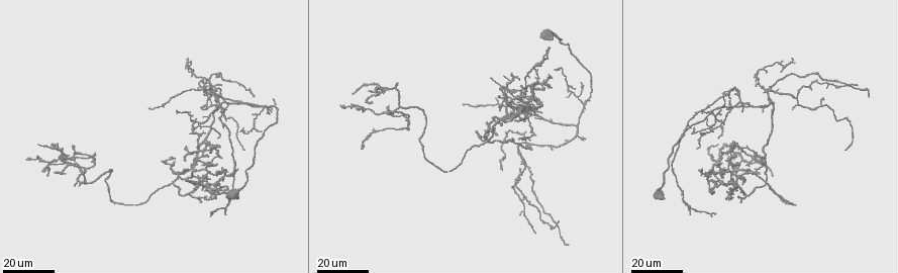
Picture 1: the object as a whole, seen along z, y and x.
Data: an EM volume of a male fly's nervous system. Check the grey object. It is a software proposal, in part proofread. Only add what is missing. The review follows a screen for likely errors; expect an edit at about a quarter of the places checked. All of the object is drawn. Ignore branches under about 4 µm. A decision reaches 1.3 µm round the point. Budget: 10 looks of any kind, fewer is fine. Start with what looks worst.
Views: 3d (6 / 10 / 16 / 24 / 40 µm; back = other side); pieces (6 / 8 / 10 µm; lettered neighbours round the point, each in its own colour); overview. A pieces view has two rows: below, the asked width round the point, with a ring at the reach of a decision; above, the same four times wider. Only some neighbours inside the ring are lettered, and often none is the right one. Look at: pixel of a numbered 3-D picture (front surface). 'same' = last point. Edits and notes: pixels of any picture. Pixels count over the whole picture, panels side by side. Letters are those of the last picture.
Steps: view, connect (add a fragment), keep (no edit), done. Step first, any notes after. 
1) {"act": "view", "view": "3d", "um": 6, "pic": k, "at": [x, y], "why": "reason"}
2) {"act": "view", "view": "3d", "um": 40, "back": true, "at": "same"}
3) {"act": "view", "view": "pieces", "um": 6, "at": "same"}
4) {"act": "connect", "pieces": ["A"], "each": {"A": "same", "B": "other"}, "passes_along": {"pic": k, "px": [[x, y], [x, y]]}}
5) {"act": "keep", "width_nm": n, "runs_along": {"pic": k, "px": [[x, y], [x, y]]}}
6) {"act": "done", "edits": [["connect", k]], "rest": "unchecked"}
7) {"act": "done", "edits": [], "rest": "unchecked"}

{"act": "view", "view": "3d", "um": 24, "pic": 1, "at": [149, 108], "why": "long arm stops here"}

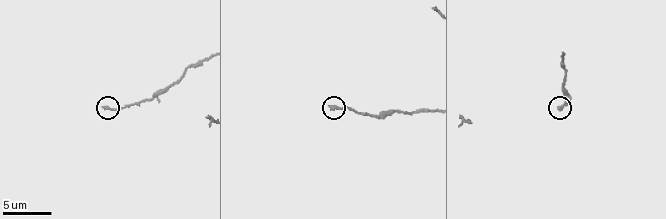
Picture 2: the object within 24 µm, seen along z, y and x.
{"act": "view", "view": "3d", "um": 6, "pic": 2, "at": [331, 107]}

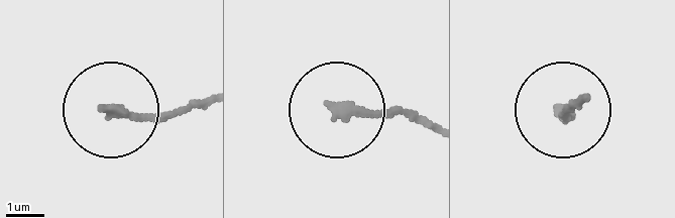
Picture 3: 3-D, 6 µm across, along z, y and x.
{"act": "view", "view": "pieces", "um": 10, "pic": 3, "at": [109, 108]}

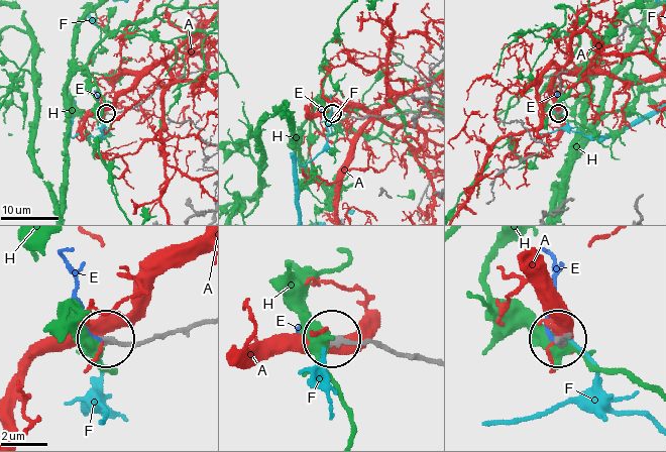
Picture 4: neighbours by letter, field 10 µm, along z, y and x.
{"act": "connect", "pieces": ["E"], "each": {"A": "other", "E": "same", "F": "other", "H": "other"}, "found": "it goes on there"}

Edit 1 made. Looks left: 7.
{"act": "view", "view": "3d", "um": 16, "pic": 1, "at": [489, 77], "why": "branch stops here"}

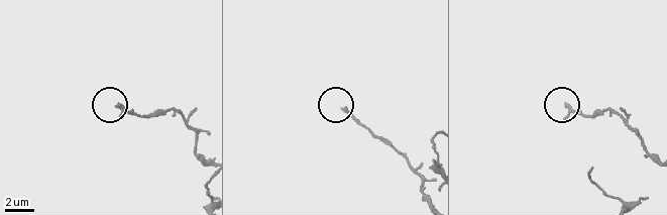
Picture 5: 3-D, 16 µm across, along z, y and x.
{"act": "view", "view": "pieces", "um": 6, "pic": 5, "at": [565, 105]}

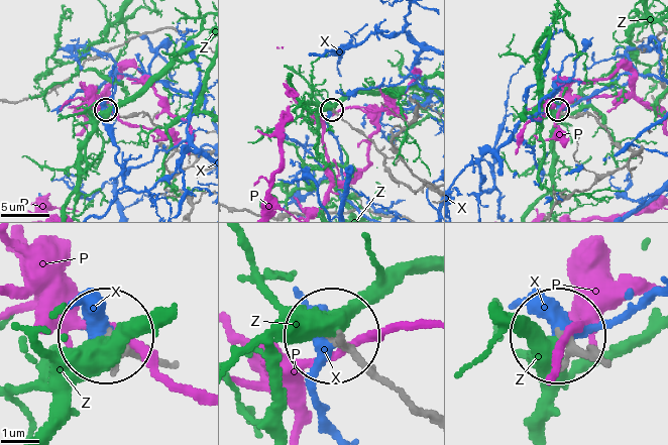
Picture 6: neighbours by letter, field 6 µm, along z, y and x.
{"act": "keep", "each": {"P": "other", "X": "other", "Z": "other"}, "found": "no lettered fragment goes on from it"}

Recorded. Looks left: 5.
{"act": "view", "view": "3d", "um": 24, "pic": 1, "at": [217, 170], "why": "an open end"}

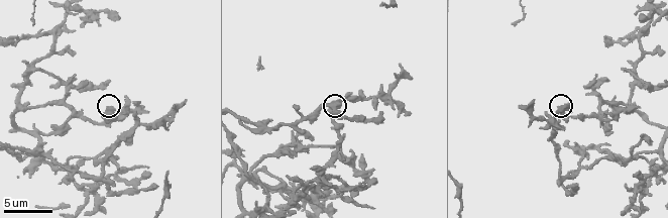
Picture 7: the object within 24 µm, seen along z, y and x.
{"act": "view", "view": "pieces", "um": 10, "pic": 7, "at": [112, 108], "why": "what lies round it"}

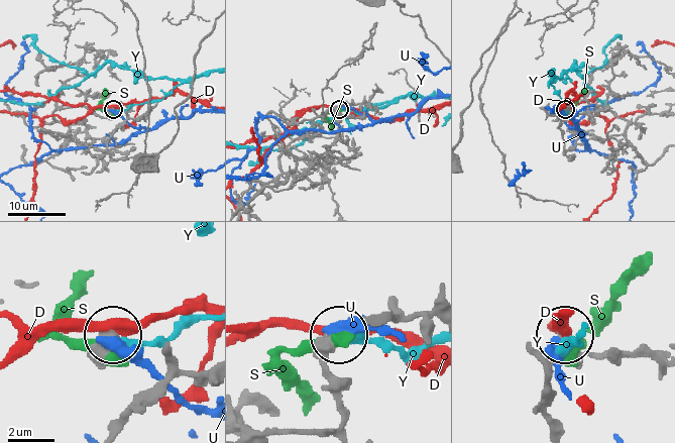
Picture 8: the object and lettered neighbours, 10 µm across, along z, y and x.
{"act": "keep", "width_nm": 420, "each": {"D": "other", "S": "other", "U": "other", "Y": "other"}, "found": "no lettered fragment goes on from it"}

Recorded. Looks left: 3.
{"act": "view", "view": "3d", "um": 16, "pic": 1, "at": [202, 191]}

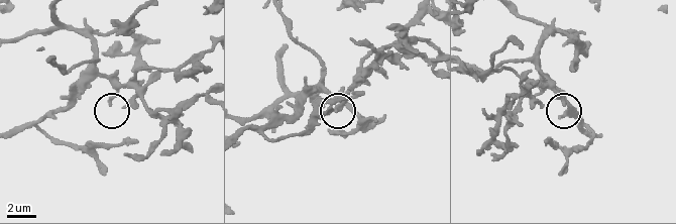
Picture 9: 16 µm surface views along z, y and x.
{"act": "view", "view": "pieces", "um": 10, "pic": 9, "at": [563, 103]}

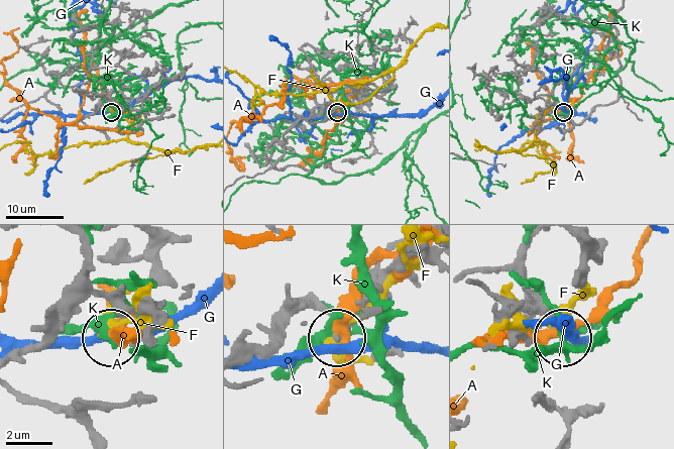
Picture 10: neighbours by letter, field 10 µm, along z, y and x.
{"act": "keep", "each": {"A": "other", "F": "other", "G": "other", "K": "other"}, "found": "no lettered fragment goes on from it"}

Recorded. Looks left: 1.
{"act": "done", "edits": [["connect", 4]], "rest": "unchecked"}

